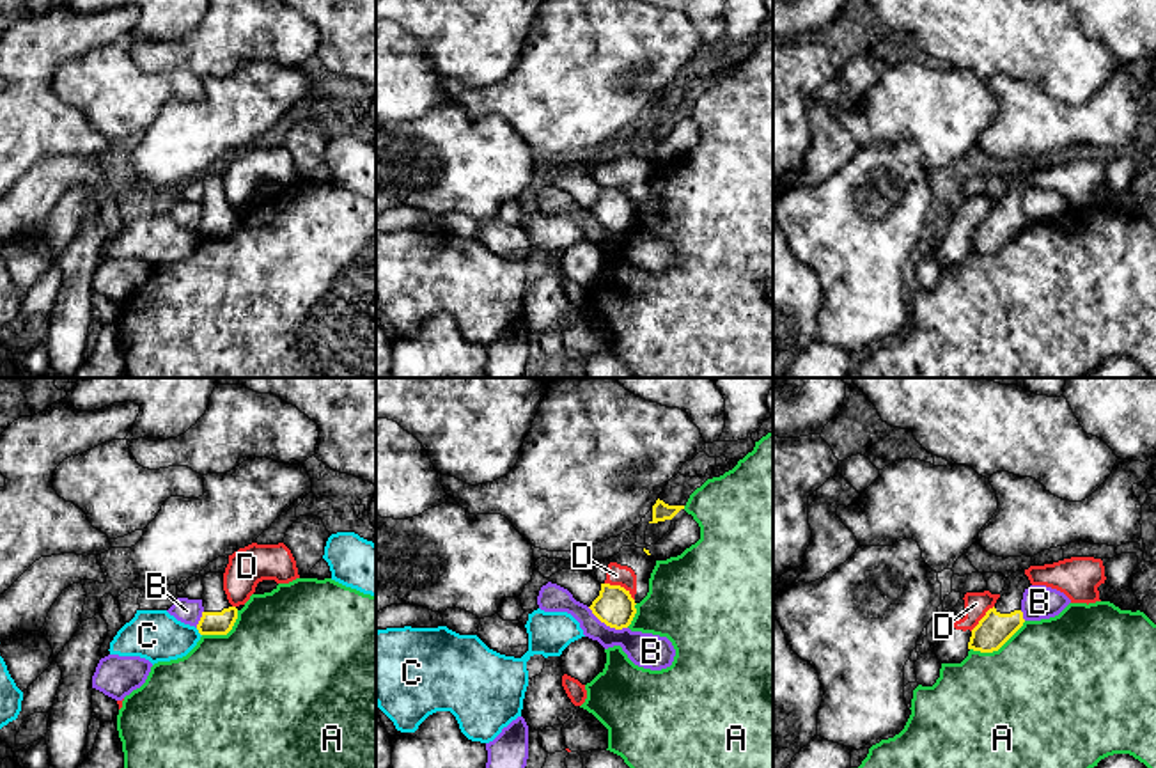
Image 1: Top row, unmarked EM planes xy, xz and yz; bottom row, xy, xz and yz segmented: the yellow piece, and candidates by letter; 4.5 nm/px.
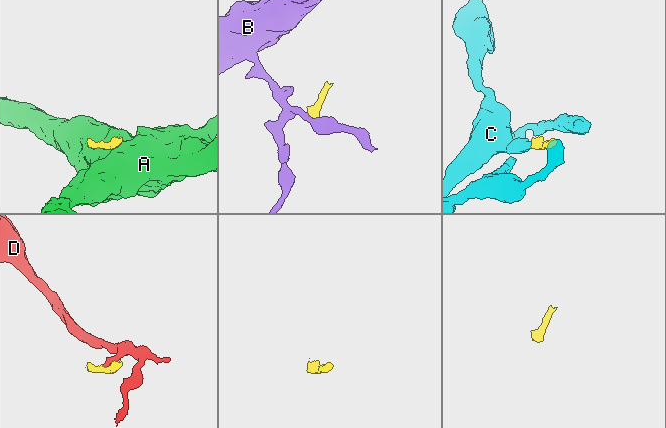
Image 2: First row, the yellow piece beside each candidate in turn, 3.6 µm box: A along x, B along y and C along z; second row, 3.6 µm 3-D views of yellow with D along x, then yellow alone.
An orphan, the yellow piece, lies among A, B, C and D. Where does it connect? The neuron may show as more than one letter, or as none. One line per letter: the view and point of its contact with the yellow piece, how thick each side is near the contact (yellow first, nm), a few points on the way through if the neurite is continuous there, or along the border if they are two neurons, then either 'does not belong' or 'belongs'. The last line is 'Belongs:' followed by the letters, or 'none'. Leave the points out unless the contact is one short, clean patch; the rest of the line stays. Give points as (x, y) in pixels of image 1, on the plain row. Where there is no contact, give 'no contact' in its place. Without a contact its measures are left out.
A: yz (997, 252) | 160/500 nm | does not belong
B: xz (607, 227) | 170/160 nm | along xz (587, 210), (607, 227), (626, 231) | does not belong
C: xy (199, 235) | 110/240 nm | along xy (195, 231), (201, 238) | does not belong
D: xz (619, 188) | 170/100 nm | along xz (605, 185), (621, 188), (633, 203) | does not belong
Belongs: none

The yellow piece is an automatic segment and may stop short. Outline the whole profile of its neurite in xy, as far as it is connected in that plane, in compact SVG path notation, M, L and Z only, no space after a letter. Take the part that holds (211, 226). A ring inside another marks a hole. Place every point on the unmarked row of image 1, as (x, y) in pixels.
M207 176L202 179L202 220L197 227L200 238L227 238L236 222L238 211L232 209L223 193L223 177Z

